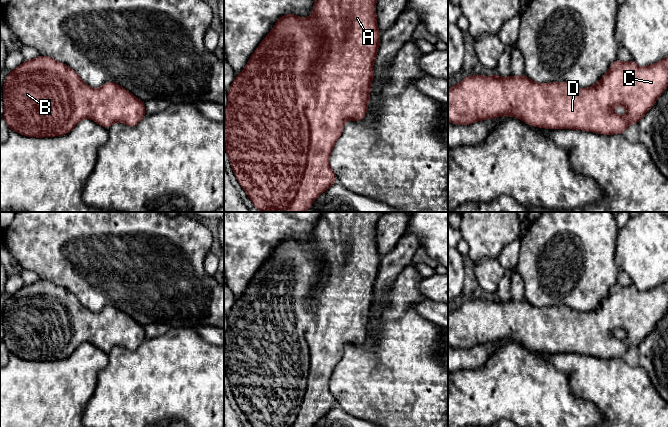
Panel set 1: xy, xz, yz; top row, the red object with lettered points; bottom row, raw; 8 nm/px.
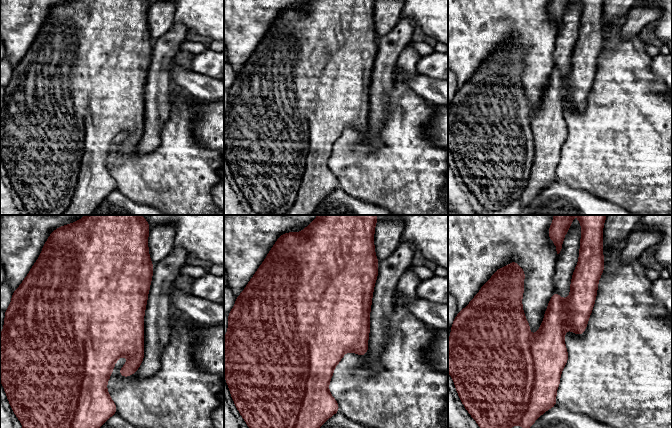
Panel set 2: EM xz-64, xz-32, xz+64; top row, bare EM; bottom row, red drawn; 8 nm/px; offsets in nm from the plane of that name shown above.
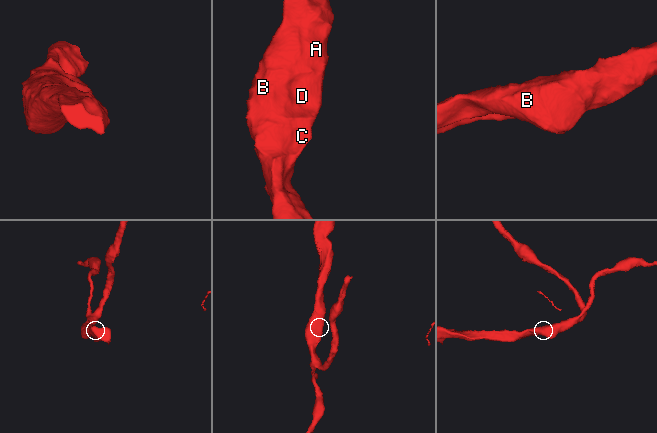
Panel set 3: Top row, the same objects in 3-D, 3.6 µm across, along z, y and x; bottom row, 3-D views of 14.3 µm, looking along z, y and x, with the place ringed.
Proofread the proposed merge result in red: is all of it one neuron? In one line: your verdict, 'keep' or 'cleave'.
keep

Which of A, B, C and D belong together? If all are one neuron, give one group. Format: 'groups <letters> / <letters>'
groups A B C D

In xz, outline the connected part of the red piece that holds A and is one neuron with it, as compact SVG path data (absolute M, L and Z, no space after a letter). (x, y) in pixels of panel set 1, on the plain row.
M323 212L314 225L311 240L300 242L295 238L286 238L278 242L275 250L257 271L245 292L236 299L228 313L228 330L224 335L224 370L233 396L252 427L313 427L321 417L337 407L337 401L329 387L334 368L341 360L346 344L364 343L370 324L374 284L381 261L376 242L376 223L380 216L381 212Z

